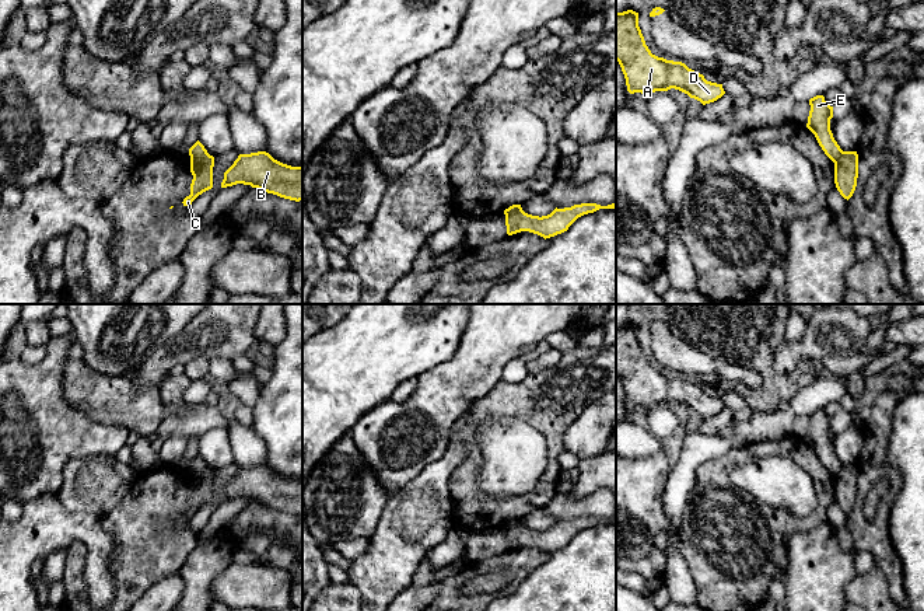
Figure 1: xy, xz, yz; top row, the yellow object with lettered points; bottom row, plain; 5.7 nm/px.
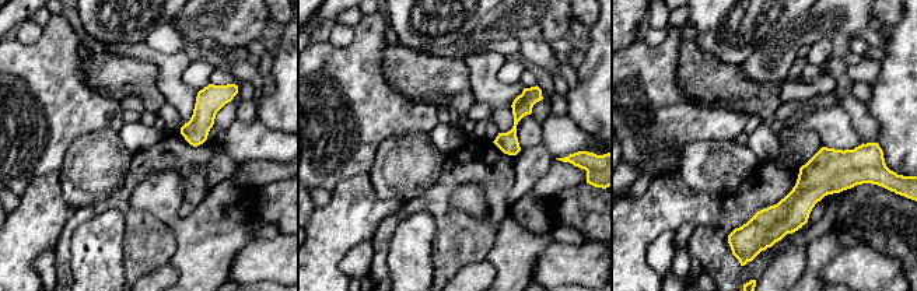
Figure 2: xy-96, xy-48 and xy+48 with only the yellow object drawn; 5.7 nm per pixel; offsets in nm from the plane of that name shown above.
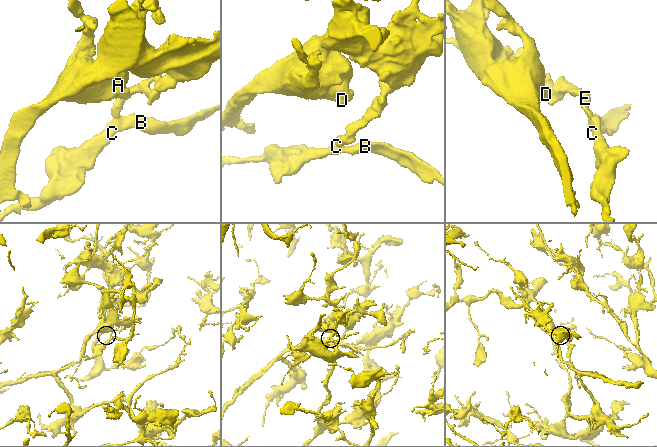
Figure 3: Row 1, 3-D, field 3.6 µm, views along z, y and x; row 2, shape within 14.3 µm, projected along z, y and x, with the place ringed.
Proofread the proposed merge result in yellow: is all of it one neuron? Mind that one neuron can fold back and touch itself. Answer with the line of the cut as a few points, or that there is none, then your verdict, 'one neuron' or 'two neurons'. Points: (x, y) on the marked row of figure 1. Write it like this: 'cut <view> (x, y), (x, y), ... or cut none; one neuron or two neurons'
cut xy (209, 154), (191, 160); two neurons

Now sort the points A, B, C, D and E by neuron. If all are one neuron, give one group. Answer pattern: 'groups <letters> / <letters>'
groups A D E / B C

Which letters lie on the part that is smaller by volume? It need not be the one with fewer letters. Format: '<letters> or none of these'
B, C

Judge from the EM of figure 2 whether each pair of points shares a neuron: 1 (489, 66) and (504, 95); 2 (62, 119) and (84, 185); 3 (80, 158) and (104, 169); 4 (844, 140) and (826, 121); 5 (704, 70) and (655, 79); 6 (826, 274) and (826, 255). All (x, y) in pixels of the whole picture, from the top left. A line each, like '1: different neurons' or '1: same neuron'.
1: same neuron
2: different neurons
3: same neuron
4: same neuron
5: different neurons
6: different neurons

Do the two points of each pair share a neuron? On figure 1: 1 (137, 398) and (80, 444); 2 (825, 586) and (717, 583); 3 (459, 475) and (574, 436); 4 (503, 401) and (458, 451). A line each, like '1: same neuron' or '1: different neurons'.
1: different neurons
2: different neurons
3: different neurons
4: different neurons

